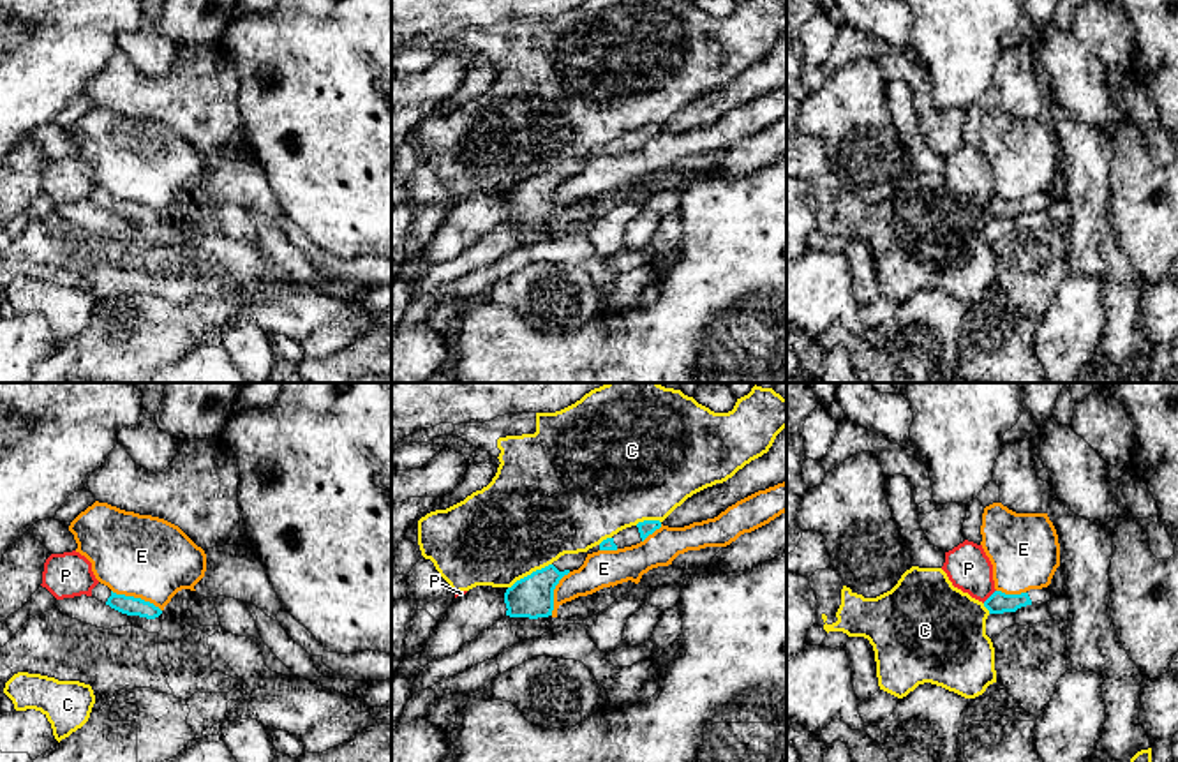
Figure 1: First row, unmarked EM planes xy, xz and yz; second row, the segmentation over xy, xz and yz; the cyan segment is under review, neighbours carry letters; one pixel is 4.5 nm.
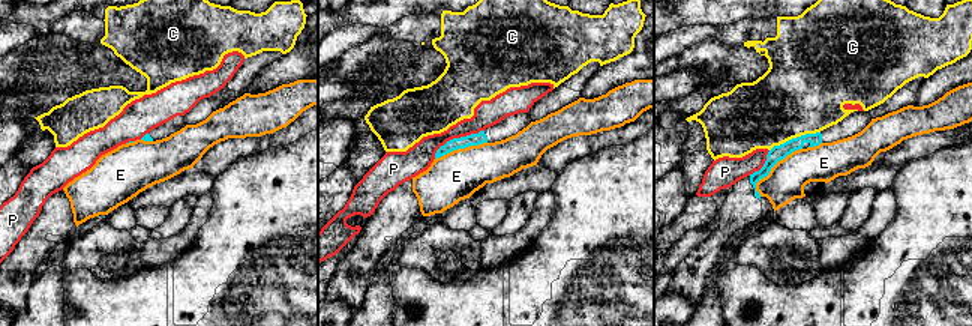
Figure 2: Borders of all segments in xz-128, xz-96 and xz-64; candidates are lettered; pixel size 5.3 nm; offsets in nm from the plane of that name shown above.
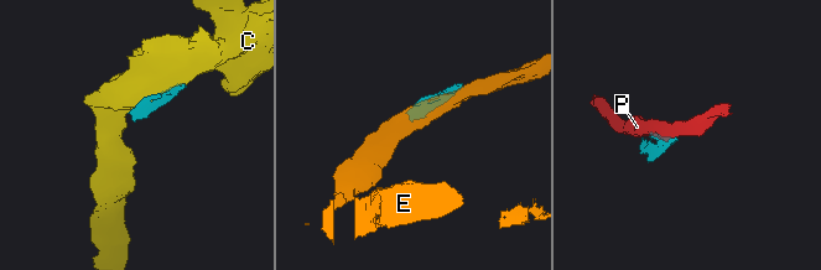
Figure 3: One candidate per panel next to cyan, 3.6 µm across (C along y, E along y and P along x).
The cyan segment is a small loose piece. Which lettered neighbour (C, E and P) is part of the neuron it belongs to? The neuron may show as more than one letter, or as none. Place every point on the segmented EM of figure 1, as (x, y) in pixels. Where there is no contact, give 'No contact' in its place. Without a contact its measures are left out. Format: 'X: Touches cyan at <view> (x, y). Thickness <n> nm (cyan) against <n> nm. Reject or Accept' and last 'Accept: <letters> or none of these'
C: Touches cyan at xz (531, 574). Thickness 190 nm (cyan) against 460 nm. Reject
E: Touches cyan at xy (136, 598). Thickness 90 nm (cyan) against 380 nm. Reject
P: Touches cyan at yz (990, 597). Thickness 100 nm (cyan) against 200 nm. Reject
Accept: none of these

